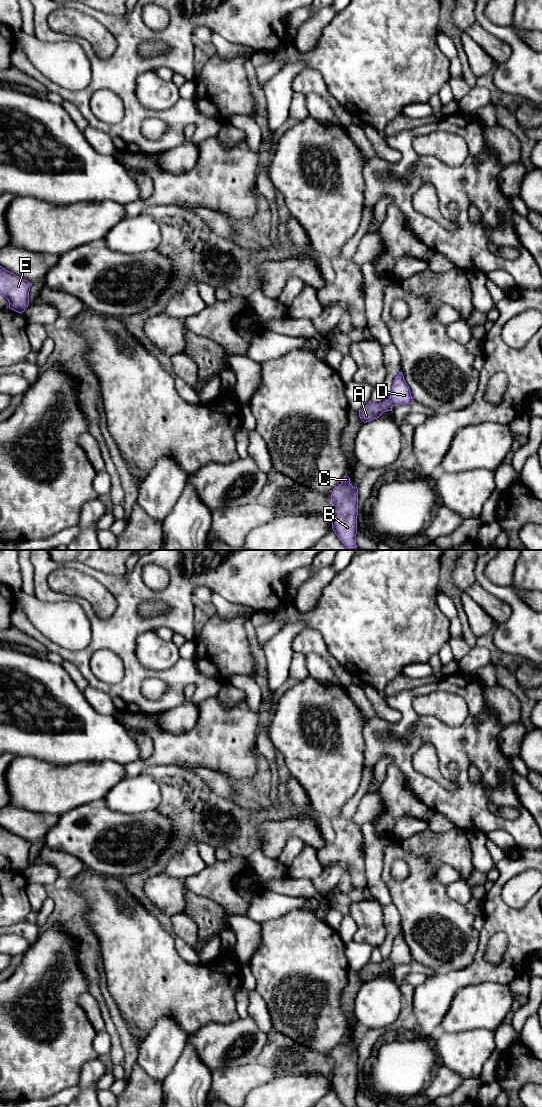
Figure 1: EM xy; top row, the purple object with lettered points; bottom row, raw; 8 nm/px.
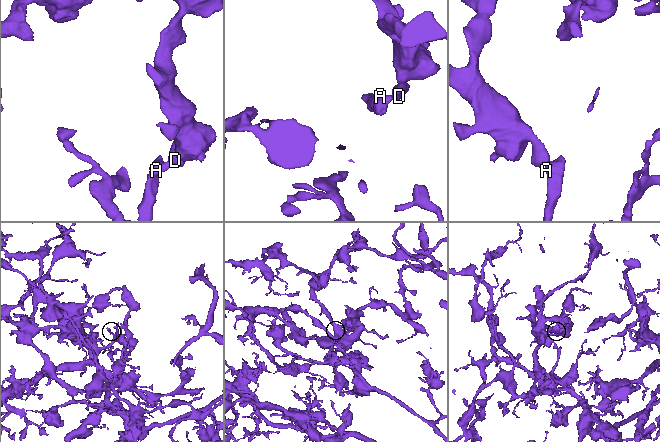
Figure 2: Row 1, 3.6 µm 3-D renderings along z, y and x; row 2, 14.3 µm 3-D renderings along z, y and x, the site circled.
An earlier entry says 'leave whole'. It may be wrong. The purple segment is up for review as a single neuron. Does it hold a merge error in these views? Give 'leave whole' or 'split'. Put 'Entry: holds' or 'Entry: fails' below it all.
leave whole
Entry: holds

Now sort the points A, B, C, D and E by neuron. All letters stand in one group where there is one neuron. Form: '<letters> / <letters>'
A B C D E

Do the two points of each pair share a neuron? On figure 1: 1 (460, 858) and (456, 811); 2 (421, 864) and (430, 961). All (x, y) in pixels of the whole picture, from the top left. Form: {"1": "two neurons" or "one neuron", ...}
{"1": "two neurons", "2": "one neuron"}

